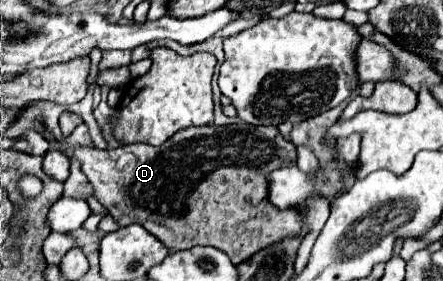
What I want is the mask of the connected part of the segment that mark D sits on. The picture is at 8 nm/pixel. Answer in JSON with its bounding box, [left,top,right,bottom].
[73,124,301,264]

